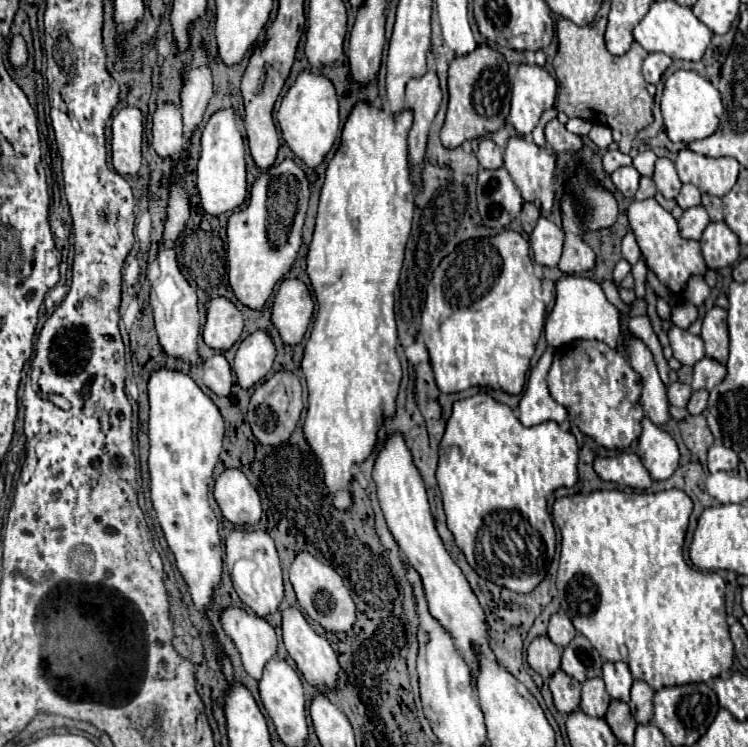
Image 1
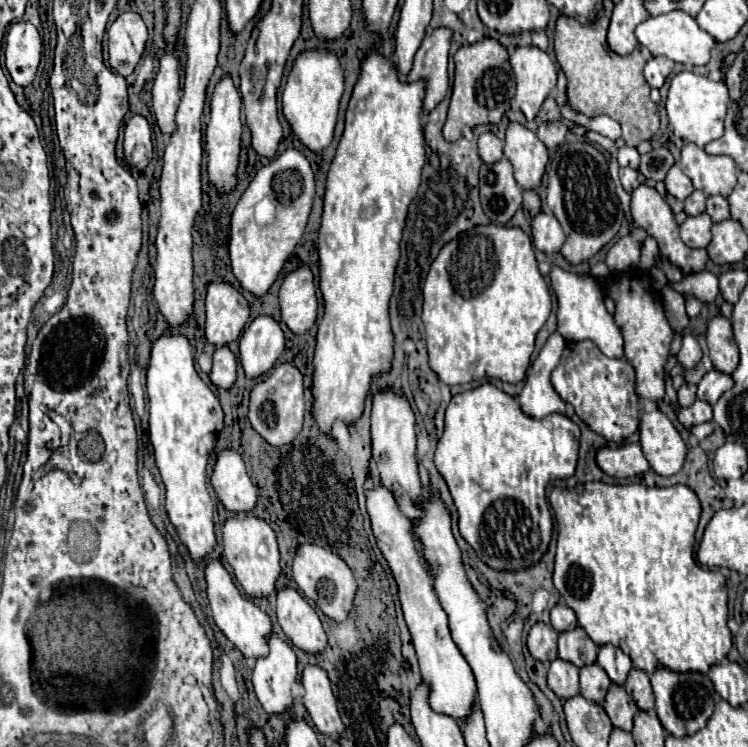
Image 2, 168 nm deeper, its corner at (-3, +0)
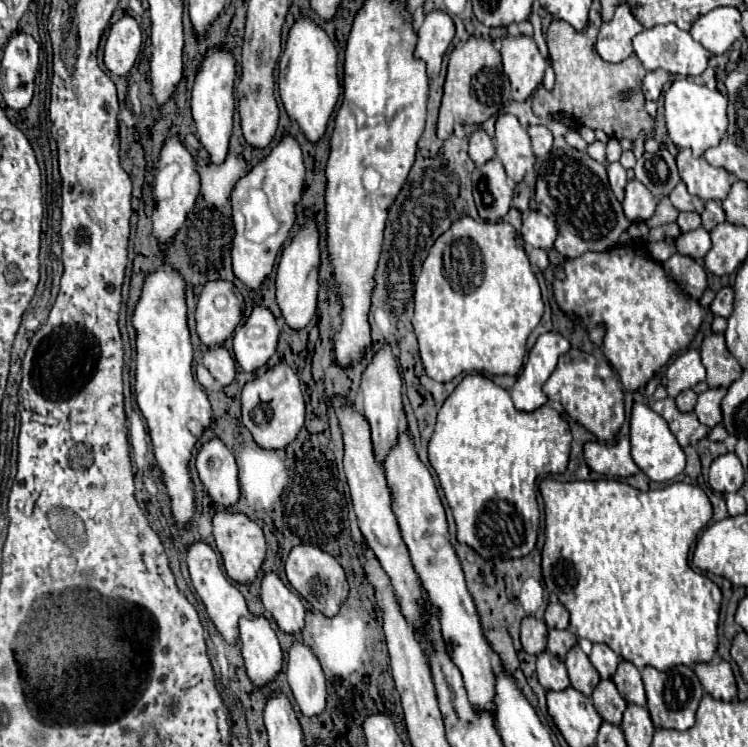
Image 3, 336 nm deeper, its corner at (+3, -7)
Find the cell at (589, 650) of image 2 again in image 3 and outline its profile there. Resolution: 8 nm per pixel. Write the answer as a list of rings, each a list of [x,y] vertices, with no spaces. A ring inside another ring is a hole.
[[[552,629],[550,635],[548,635],[548,645],[546,645],[546,649],[548,649],[550,653],[558,655],[560,659],[566,659],[568,651],[570,651],[576,643],[578,643],[576,635],[572,635],[568,629],[564,629],[564,631]]]

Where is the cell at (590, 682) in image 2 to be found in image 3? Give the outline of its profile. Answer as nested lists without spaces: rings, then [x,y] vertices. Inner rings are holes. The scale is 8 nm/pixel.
[[[576,645],[568,651],[566,655],[566,667],[568,667],[568,675],[570,675],[570,683],[576,691],[584,693],[586,697],[592,695],[592,691],[596,689],[596,685],[600,683],[600,675],[594,669],[594,665],[590,663],[588,655]]]

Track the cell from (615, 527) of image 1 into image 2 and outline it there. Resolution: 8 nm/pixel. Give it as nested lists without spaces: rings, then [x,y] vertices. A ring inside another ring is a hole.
[[[588,482],[588,484],[576,484],[574,488],[554,488],[550,494],[550,506],[554,508],[554,516],[558,522],[558,544],[556,544],[556,562],[554,562],[554,586],[560,592],[566,606],[570,606],[576,612],[578,624],[586,630],[586,634],[598,644],[614,644],[622,650],[628,648],[628,654],[636,668],[644,670],[646,674],[652,674],[658,664],[664,664],[666,668],[674,672],[688,672],[696,670],[706,674],[712,664],[726,658],[728,650],[732,648],[732,634],[726,626],[728,618],[728,590],[726,580],[720,572],[704,570],[694,562],[694,534],[700,520],[700,500],[692,488],[686,484],[676,484],[668,488],[648,488],[644,484],[606,484],[606,482]]]

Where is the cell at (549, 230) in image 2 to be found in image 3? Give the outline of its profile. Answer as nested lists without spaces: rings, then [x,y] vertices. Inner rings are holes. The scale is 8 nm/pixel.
[[[530,211],[522,223],[522,239],[538,249],[552,249],[556,241],[556,225],[542,213]]]

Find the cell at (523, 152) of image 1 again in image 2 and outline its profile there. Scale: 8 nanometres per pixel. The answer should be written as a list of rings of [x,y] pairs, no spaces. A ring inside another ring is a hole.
[[[510,122],[506,128],[504,156],[512,162],[514,178],[524,190],[540,186],[548,162],[548,150],[532,130],[518,122]]]

